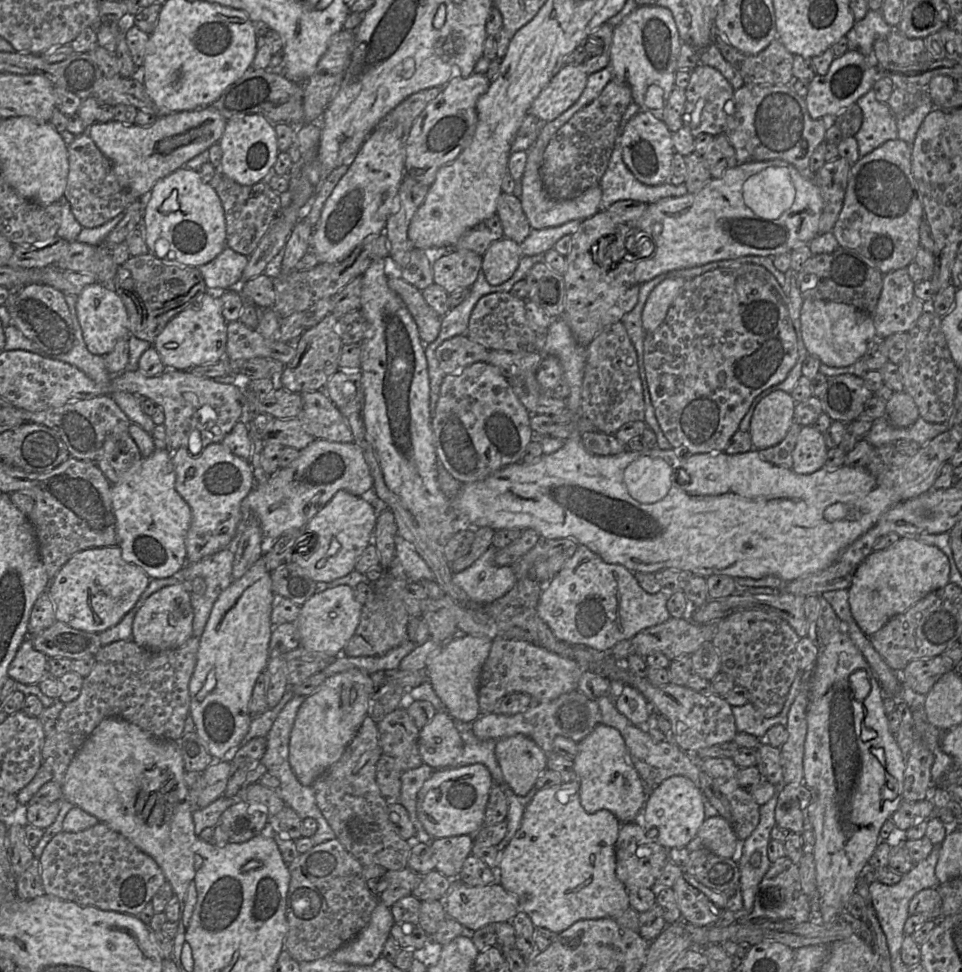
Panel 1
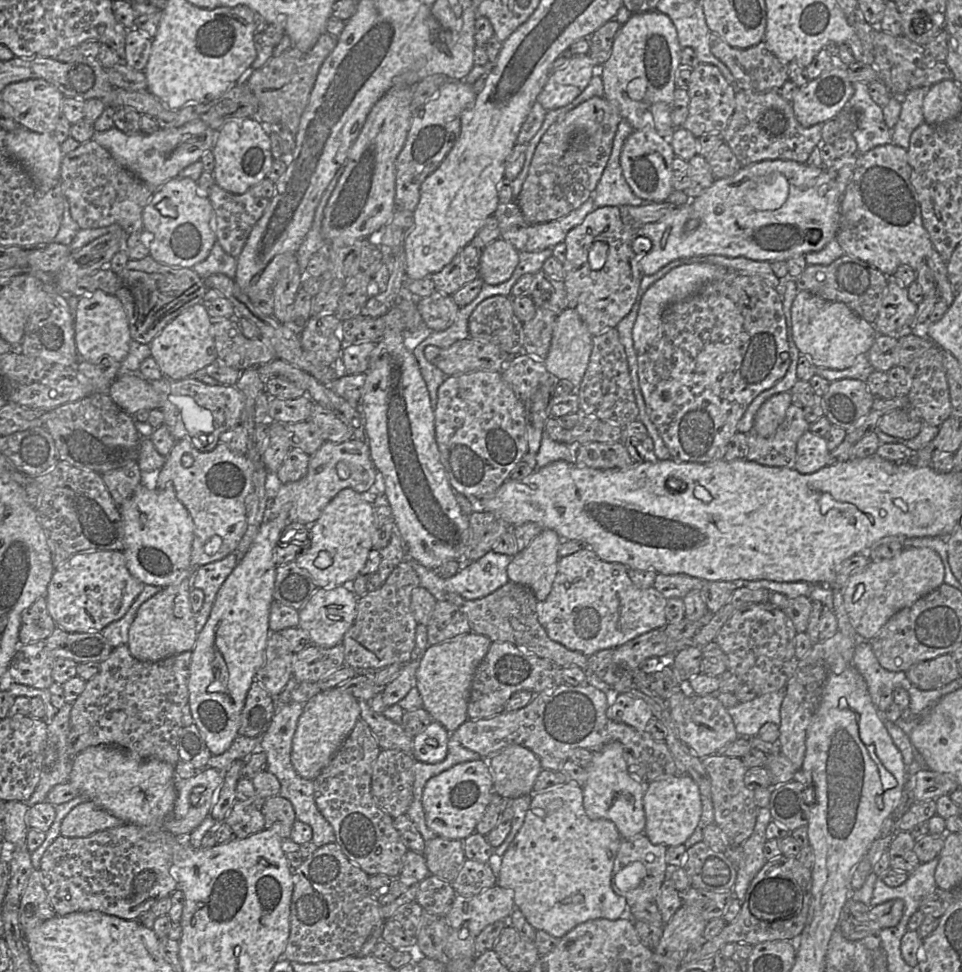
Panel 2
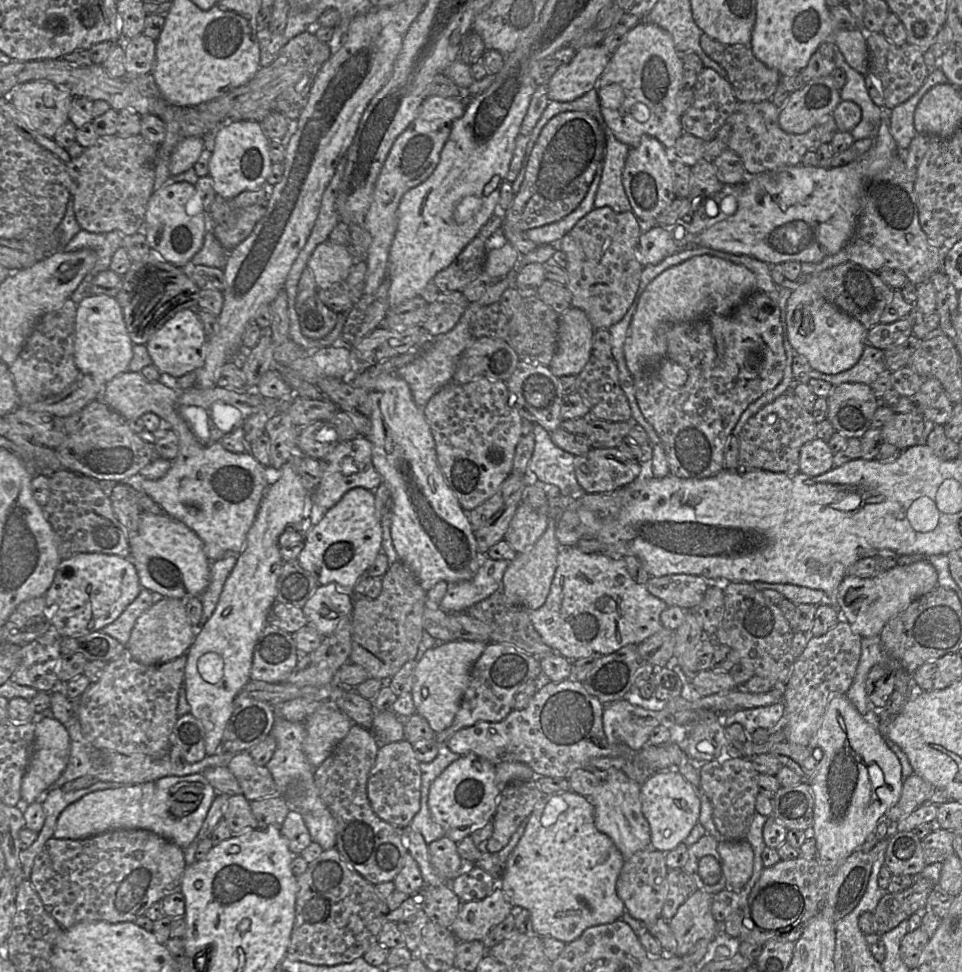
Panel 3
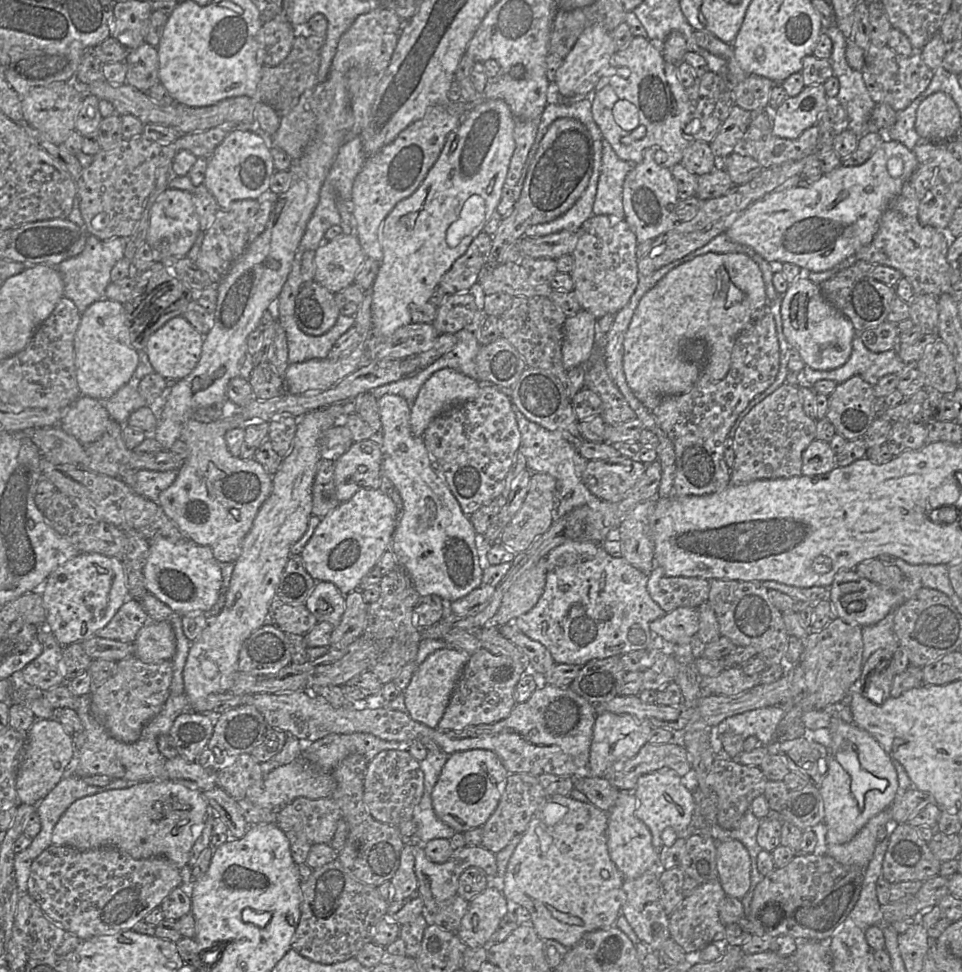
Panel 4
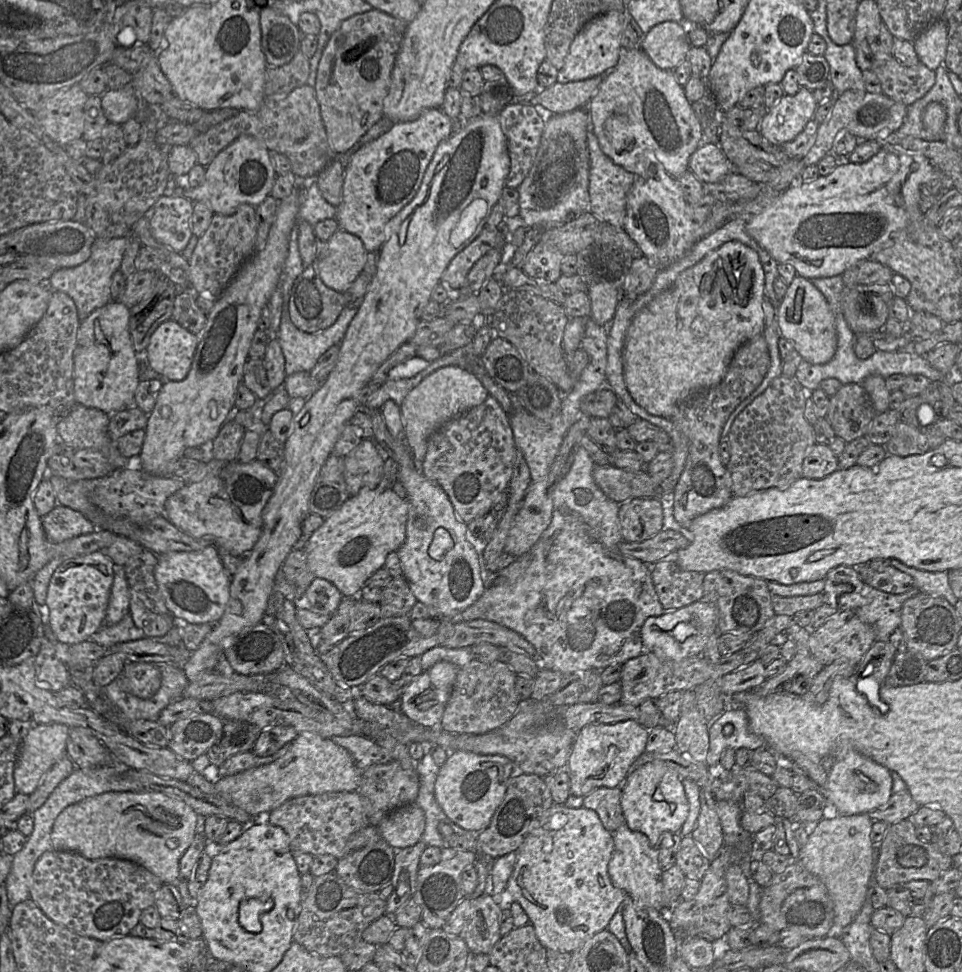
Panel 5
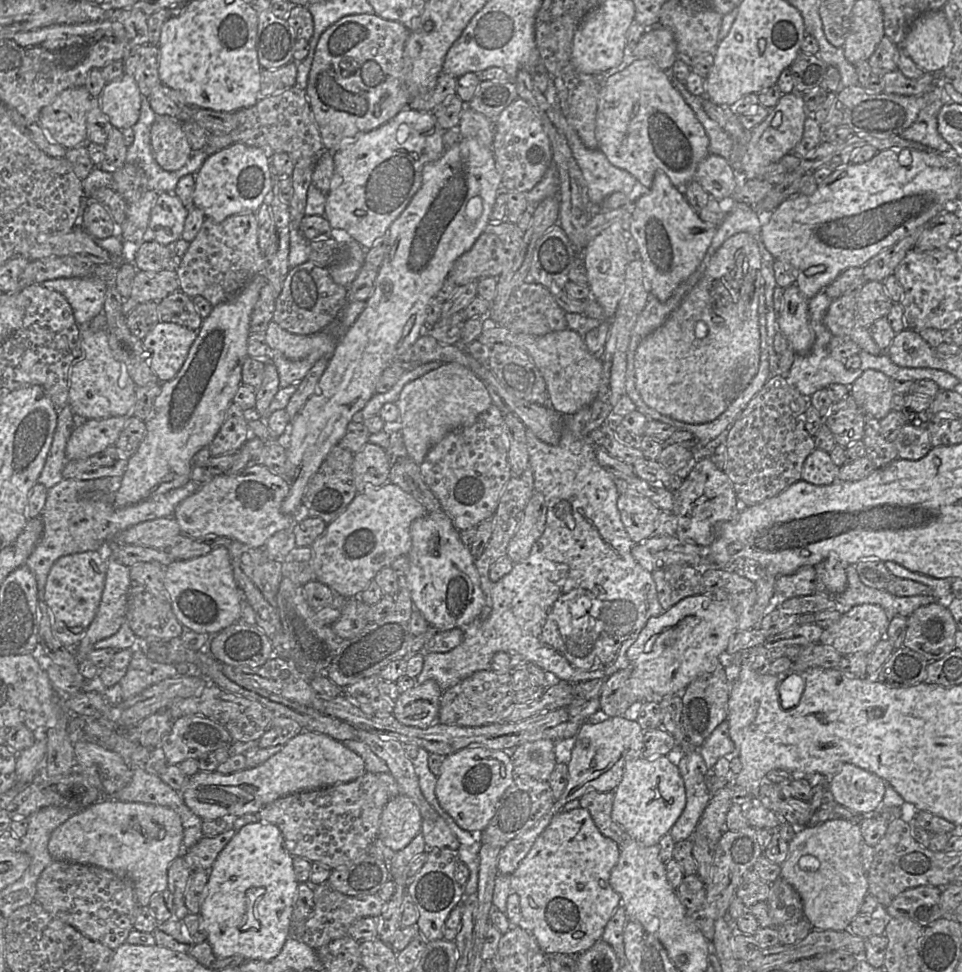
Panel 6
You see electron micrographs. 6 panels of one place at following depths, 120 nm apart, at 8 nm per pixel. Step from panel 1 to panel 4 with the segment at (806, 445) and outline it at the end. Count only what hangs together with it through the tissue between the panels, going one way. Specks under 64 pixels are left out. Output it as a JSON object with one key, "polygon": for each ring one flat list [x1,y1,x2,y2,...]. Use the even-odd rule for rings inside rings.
{"polygon":[[814,439,803,451,802,475,822,475,830,472,835,467,837,467,836,456,828,442]]}

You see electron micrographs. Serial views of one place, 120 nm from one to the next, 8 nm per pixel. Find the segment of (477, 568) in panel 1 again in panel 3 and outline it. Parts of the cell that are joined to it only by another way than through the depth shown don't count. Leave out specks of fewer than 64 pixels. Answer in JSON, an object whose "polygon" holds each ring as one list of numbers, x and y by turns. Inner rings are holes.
{"polygon":[[486,555,476,574,469,580,448,583,440,607,446,612,466,612,475,603,487,598,502,586,508,560,495,560]]}

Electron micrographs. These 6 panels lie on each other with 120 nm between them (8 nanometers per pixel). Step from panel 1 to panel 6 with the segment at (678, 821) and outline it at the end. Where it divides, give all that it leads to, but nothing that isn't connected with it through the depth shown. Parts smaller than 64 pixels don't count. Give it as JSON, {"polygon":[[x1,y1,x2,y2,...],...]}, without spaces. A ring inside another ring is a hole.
{"polygon":[[655,756,653,758,640,757,626,763,622,780,614,790,614,800,611,818,627,834,644,846,658,845,660,839,669,834,686,805,684,781,678,767,672,763,668,756]]}

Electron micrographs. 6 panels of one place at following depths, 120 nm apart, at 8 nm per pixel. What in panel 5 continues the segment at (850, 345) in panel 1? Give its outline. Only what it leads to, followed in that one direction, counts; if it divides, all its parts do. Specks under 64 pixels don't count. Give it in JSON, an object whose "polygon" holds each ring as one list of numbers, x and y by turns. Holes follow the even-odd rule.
{"polygon":[[796,275,787,286,783,299,778,302,776,318,781,337,789,340,797,354,811,364,825,364,835,355,837,350,837,334,835,329,835,317,822,293,811,283,810,280]]}

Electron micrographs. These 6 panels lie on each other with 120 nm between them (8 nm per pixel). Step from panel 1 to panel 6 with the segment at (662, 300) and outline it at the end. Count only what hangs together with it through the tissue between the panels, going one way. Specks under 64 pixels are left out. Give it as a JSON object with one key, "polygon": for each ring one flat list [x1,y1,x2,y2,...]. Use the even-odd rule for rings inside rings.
{"polygon":[[747,232,727,239,710,259,698,283,666,321,637,347,634,359,636,388,642,400,662,415,689,424,715,420,747,387,759,369,759,296,761,255,757,241]]}

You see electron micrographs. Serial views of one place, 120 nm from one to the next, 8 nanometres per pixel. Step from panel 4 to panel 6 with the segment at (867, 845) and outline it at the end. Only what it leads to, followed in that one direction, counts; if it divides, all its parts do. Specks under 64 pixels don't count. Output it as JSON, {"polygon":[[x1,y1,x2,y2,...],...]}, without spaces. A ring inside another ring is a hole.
{"polygon":[[843,818,800,827,789,842,788,856,781,864,781,878,799,894,804,918,814,929,849,930,851,921,860,913,868,893,867,872,861,861,863,843,859,824]]}

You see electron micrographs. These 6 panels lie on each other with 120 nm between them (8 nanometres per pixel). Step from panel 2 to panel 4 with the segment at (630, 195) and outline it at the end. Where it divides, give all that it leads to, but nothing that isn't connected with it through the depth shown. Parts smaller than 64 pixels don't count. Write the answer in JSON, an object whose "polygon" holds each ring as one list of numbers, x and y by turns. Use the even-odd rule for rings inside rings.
{"polygon":[[603,138,600,176,592,208,594,215,624,219,623,184,632,166,620,159,611,144]]}

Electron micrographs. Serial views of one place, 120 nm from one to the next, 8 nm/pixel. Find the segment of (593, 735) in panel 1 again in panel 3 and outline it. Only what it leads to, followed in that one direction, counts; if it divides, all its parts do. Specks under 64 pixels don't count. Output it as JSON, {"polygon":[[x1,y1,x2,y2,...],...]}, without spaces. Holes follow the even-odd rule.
{"polygon":[[610,768,608,776,596,787,589,797,595,808,596,828,609,836,624,857,624,861,634,853,650,847,650,827,641,810,641,784,630,779,623,771]]}

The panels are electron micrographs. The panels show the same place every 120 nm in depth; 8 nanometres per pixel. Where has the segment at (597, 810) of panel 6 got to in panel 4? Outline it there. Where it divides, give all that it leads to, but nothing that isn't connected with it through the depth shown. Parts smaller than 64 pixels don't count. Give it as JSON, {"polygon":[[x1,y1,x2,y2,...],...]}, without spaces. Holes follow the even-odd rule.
{"polygon":[[582,773,575,777,574,788,587,796,589,802,608,813,619,795,619,791,604,777,593,777]]}

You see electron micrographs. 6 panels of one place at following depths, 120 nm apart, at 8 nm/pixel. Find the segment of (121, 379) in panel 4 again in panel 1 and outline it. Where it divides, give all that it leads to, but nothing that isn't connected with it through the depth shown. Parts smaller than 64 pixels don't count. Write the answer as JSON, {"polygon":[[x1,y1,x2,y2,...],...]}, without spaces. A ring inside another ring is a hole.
{"polygon":[[98,282,86,286,77,296,76,314,85,344,94,355,104,356,110,353,121,338,128,338,129,340,127,310,122,299,113,289,109,289]]}

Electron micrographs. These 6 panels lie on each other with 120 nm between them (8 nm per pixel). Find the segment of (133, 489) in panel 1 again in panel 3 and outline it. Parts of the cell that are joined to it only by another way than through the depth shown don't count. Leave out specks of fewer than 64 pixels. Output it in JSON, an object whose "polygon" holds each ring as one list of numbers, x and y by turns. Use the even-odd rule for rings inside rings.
{"polygon":[[141,511,138,533,129,540,130,559,134,564,142,588,158,593,163,597,188,600,192,596,201,596,210,581,210,564,204,552,204,543,199,536,183,522,166,513,152,514]]}

